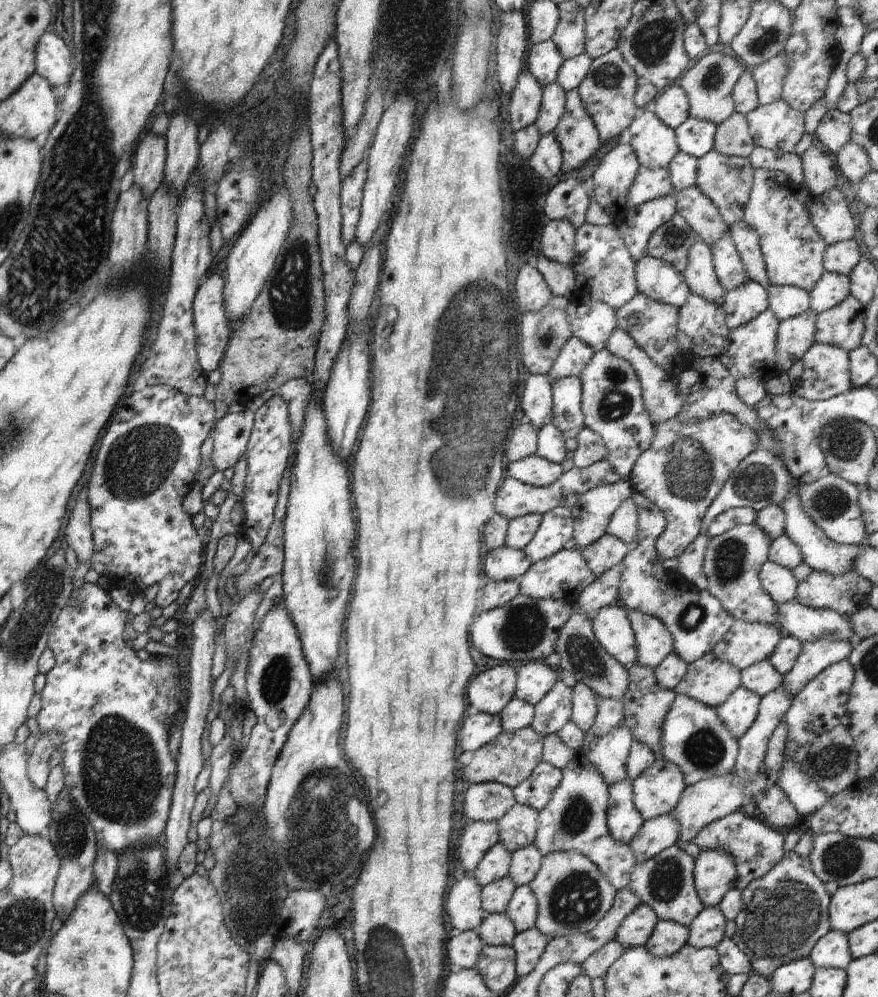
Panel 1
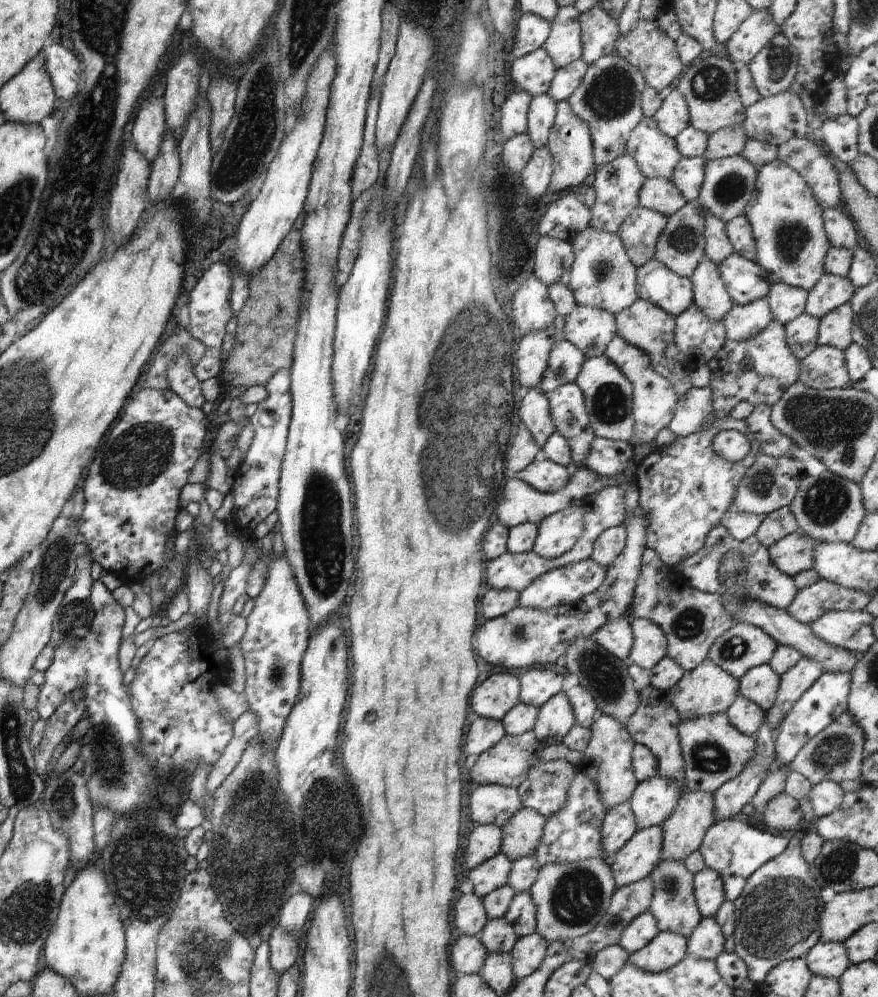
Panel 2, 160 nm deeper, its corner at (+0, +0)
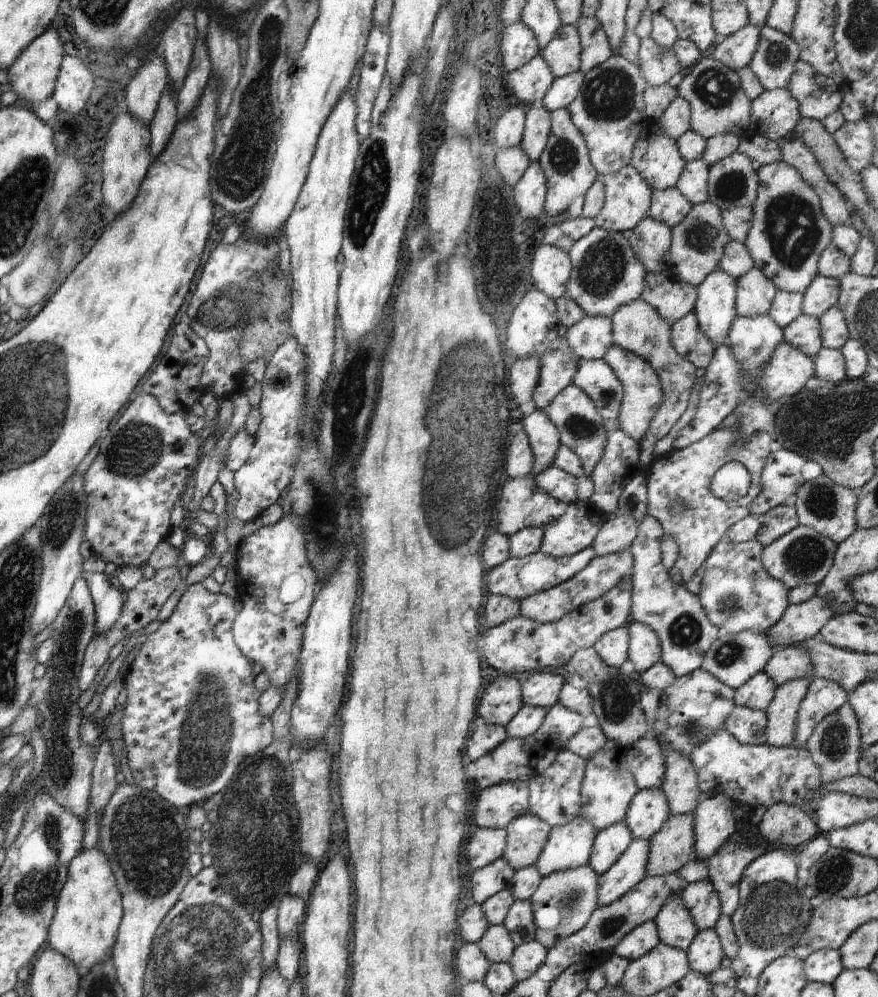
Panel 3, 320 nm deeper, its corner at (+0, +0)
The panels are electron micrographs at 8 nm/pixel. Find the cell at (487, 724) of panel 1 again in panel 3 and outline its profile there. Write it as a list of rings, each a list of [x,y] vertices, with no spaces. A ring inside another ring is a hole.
[[[474,718],[472,724],[474,724],[474,730],[466,744],[466,752],[468,752],[470,760],[482,758],[484,754],[492,752],[509,737],[506,727],[502,725],[486,724],[482,718]]]

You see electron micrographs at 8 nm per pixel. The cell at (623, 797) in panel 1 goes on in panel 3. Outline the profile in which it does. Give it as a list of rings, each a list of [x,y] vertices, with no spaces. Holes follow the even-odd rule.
[[[625,820],[598,831],[587,865],[598,876],[602,876],[616,864],[622,853],[630,846],[632,839]]]

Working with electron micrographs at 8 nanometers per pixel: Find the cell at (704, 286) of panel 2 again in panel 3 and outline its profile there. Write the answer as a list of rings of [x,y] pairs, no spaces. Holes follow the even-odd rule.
[[[718,268],[698,286],[694,314],[698,326],[715,350],[728,344],[730,327],[737,317],[736,280]]]

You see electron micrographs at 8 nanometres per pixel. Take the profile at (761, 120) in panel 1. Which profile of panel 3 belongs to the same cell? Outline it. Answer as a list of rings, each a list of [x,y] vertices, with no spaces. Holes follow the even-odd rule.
[[[786,88],[765,90],[758,98],[751,101],[751,122],[755,124],[756,134],[771,141],[778,142],[783,136],[792,133],[800,117],[798,101]]]

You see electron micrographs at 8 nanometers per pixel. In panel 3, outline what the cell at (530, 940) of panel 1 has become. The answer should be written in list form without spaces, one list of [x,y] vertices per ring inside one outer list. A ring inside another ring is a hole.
[[[538,941],[518,945],[507,962],[517,981],[529,979],[545,964],[549,949]]]

